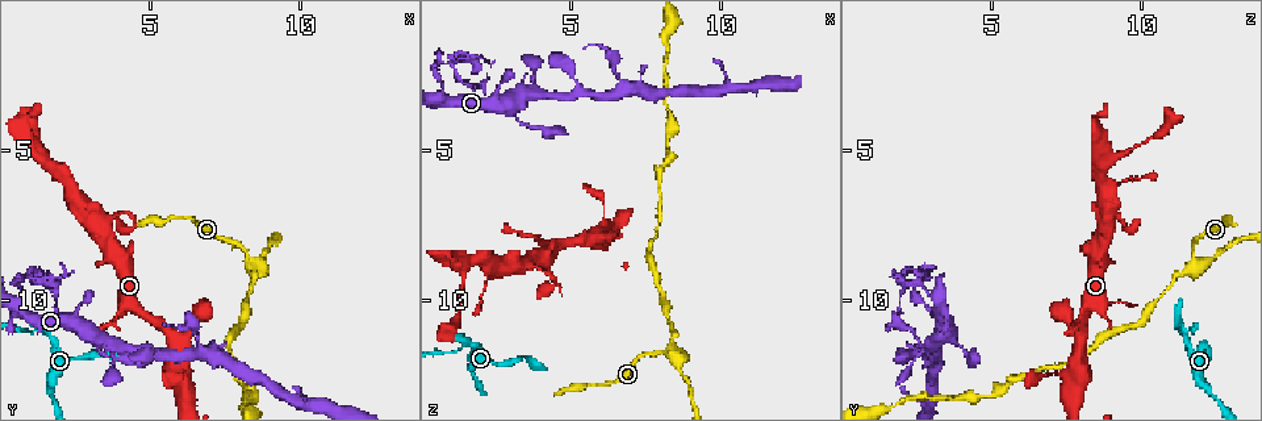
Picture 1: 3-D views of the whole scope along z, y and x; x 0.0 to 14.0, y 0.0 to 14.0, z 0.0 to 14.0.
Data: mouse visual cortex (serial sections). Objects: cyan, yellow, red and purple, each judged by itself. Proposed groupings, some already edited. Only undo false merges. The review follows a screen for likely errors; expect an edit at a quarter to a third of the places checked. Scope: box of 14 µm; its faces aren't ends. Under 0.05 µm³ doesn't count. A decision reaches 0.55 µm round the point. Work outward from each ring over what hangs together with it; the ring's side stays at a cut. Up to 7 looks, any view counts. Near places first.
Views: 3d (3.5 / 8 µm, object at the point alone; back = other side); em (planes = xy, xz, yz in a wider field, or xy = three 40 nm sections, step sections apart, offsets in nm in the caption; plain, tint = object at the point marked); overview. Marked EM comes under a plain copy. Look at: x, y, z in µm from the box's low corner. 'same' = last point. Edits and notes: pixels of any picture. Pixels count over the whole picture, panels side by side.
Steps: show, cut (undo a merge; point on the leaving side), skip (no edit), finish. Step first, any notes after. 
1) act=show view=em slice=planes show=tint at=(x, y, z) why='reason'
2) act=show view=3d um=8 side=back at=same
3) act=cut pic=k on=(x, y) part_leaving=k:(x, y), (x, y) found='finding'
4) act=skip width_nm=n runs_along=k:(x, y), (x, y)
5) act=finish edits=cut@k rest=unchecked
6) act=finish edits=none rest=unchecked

act=show view=3d um=3.5 at=(0.9, 9.3, 2.1) why='arms part here'

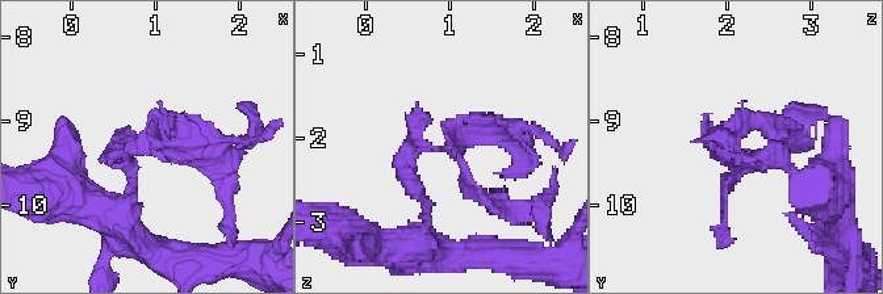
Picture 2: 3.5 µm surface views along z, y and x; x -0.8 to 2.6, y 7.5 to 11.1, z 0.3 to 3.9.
act=show view=em slice=xy step=5 show=tint at=(1.00, 9.25, 2.10) why='now the EM'

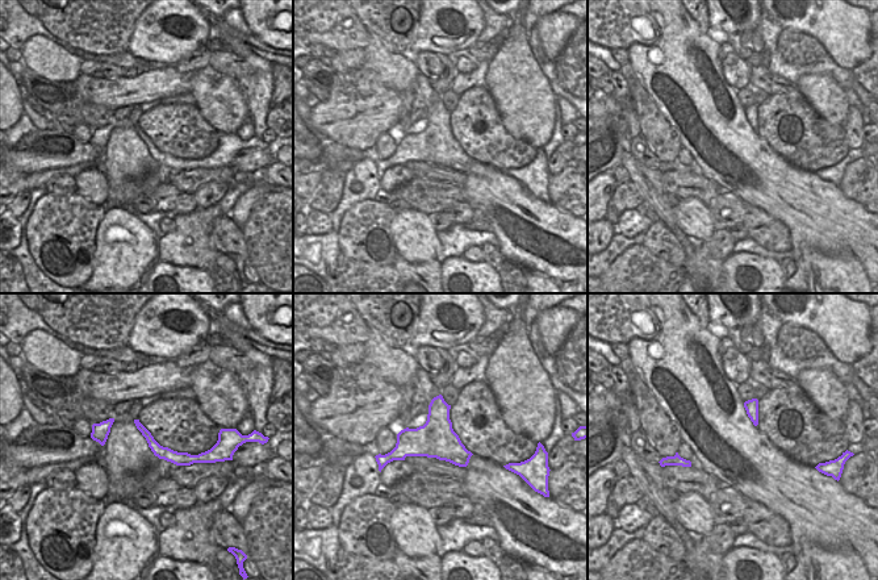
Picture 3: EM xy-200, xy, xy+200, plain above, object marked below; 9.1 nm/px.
act=show view=em slice=planes show=tint at=same

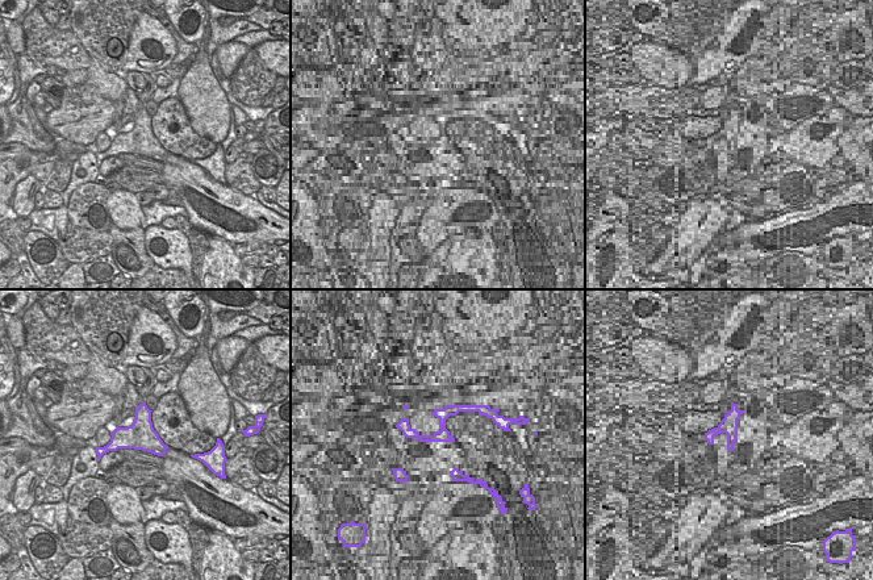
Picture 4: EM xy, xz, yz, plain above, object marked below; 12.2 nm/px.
act=skip runs_along=2:(121, 158), (154, 142), (230, 173) found='all the same cell'

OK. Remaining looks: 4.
act=show view=3d um=3.5 at=(3.6, 11.4, 3.1) why='thin arm on a thick one'

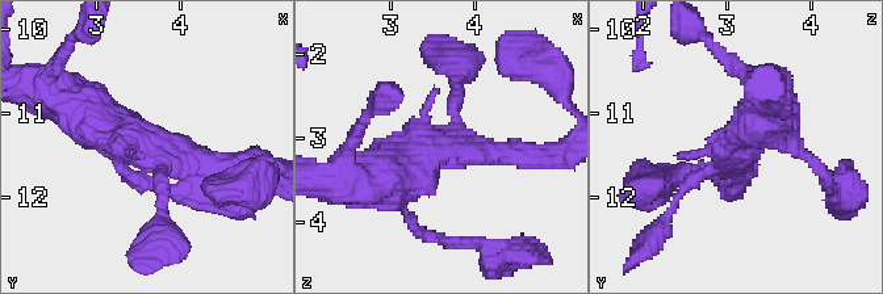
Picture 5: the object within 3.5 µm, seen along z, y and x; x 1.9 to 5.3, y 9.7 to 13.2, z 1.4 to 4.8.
act=show view=em slice=planes show=tint at=(3.70, 11.45, 3.10)

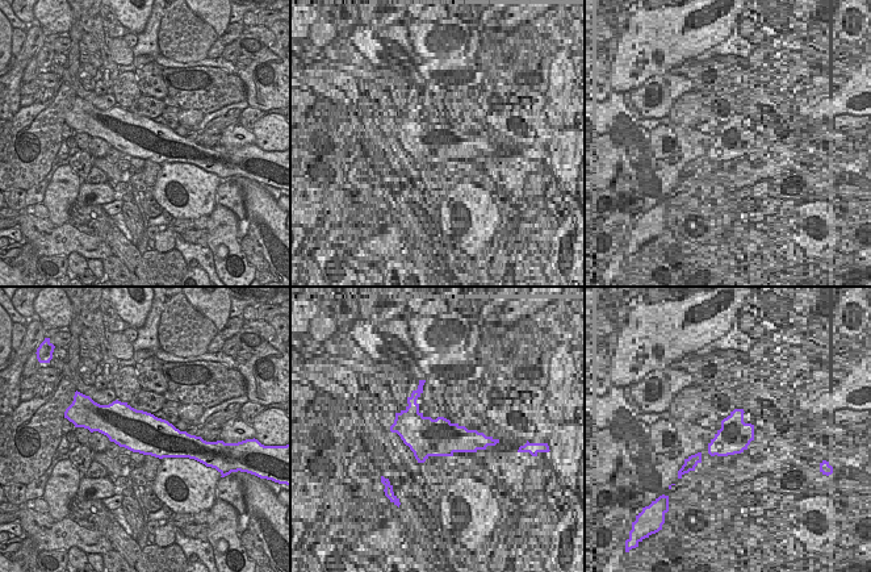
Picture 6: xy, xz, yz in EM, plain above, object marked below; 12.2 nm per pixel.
act=skip found='one cell here'

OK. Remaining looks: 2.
act=show view=3d um=3.5 at=(4.3, 7.0, 9.1) why='calibre changes'

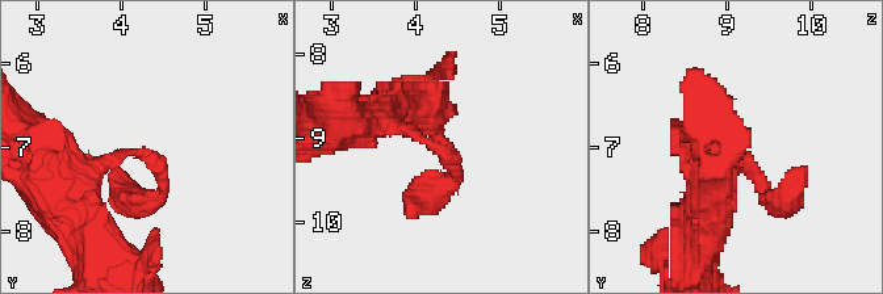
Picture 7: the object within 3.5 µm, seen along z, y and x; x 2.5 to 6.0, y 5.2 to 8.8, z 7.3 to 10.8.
act=show view=em slice=xy step=2 show=tint at=(4.20, 7.10, 9.10) arm_widths_nm=200,350

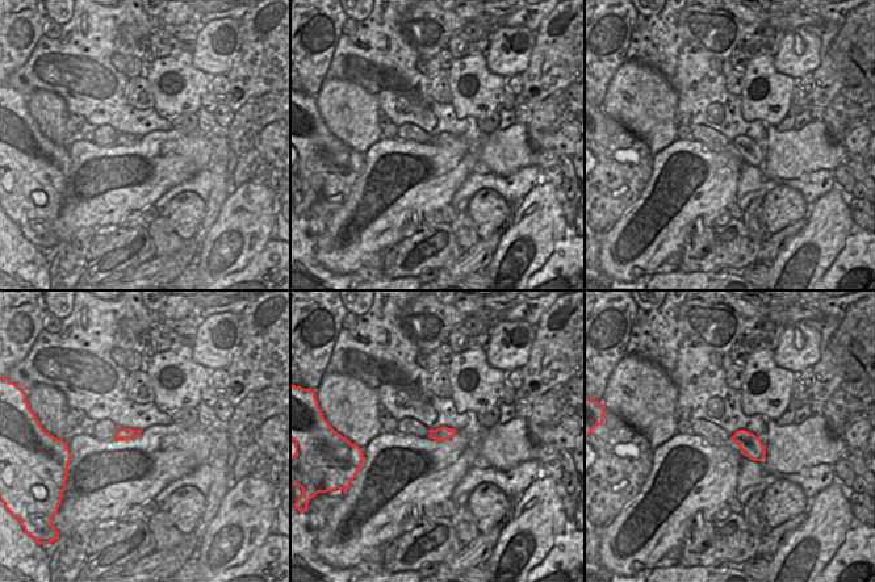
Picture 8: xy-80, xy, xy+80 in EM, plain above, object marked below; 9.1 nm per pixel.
act=skip runs_along=7:(376, 116), (452, 160), (436, 190) found='all the same cell'

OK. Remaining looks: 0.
act=finish edits=none rest=unchecked

